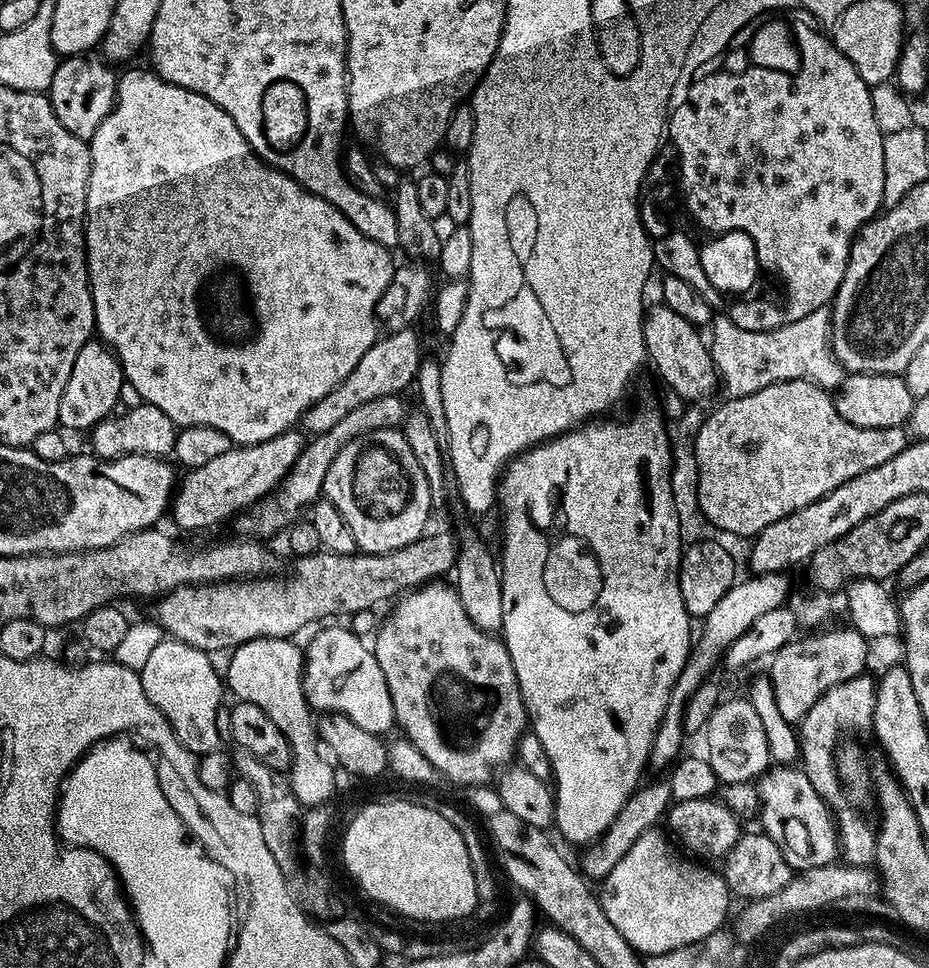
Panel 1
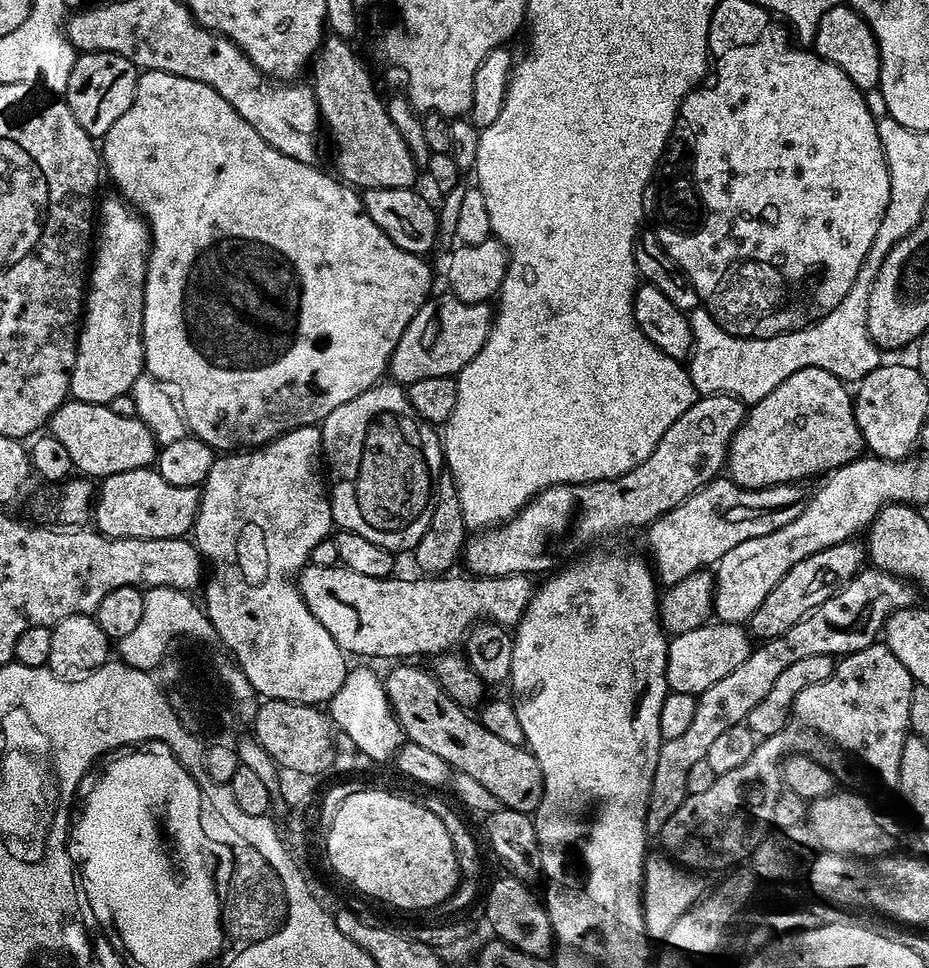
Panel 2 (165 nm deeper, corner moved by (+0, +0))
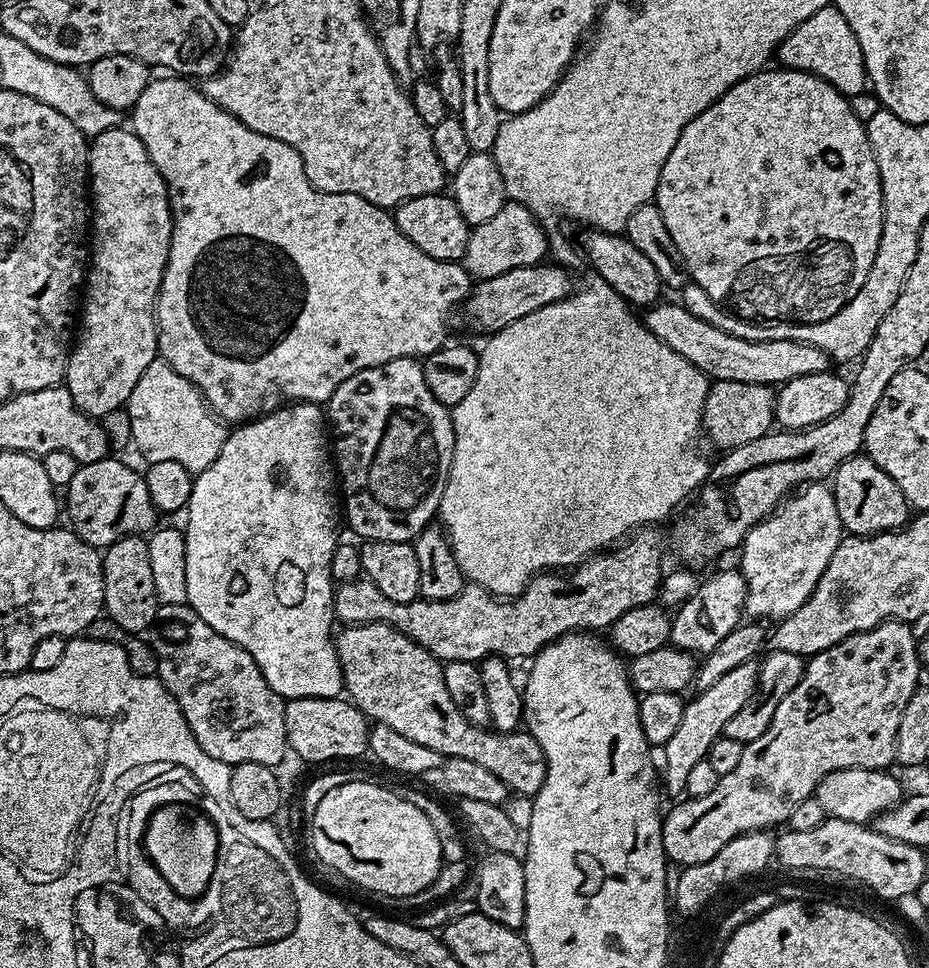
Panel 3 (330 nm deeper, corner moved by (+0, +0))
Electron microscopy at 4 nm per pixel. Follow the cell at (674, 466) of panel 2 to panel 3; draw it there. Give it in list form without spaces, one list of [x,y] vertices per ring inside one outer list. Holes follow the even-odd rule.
[[[717,380],[708,389],[704,403],[702,432],[719,450],[746,446],[773,431],[776,418],[776,392],[766,384]]]

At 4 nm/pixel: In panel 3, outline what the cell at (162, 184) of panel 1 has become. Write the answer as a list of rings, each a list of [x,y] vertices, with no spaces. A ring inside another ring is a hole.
[[[175,74],[161,76],[164,76],[161,80],[149,79],[146,90],[142,90],[138,102],[130,110],[131,131],[136,133],[142,146],[146,146],[150,162],[158,166],[158,174],[162,174],[168,187],[168,201],[172,207],[172,245],[162,286],[156,296],[156,347],[159,359],[168,363],[182,378],[188,379],[221,421],[239,426],[260,416],[268,416],[289,402],[324,406],[334,390],[338,390],[346,378],[358,374],[358,370],[370,370],[394,362],[394,358],[423,358],[445,347],[452,311],[463,305],[474,287],[463,263],[430,258],[430,254],[418,250],[418,246],[398,230],[393,213],[366,202],[366,198],[358,198],[358,194],[330,194],[318,190],[310,178],[306,178],[302,158],[286,146],[286,142],[250,130],[250,126],[238,122],[238,118],[219,108],[197,85],[195,88],[191,79]]]

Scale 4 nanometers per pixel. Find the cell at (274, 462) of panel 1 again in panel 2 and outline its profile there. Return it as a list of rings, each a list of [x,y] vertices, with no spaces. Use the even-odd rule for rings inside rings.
[[[149,466],[138,470],[122,470],[122,474],[110,474],[99,481],[94,492],[94,528],[103,536],[110,538],[184,538],[193,531],[196,515],[200,509],[200,488],[187,488],[186,486],[174,486],[162,478],[162,474],[155,467]]]

